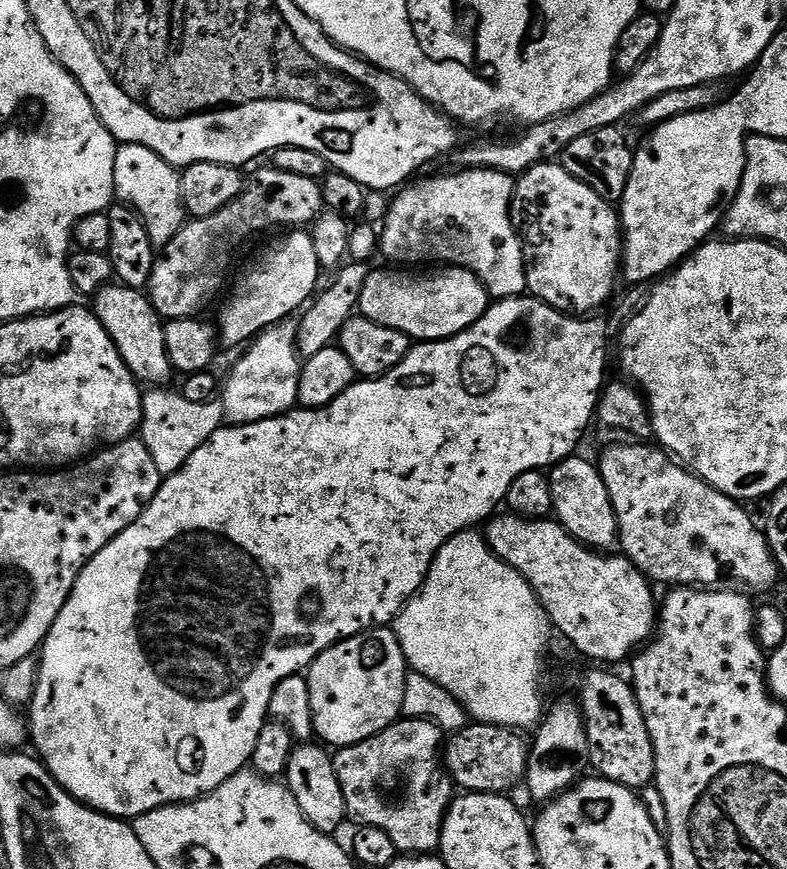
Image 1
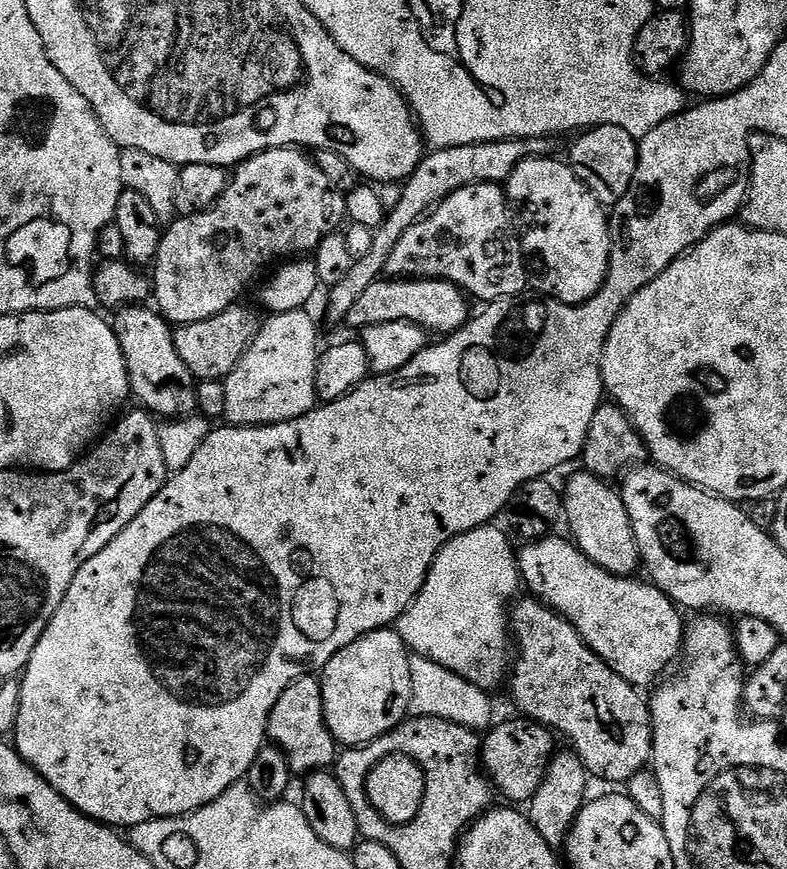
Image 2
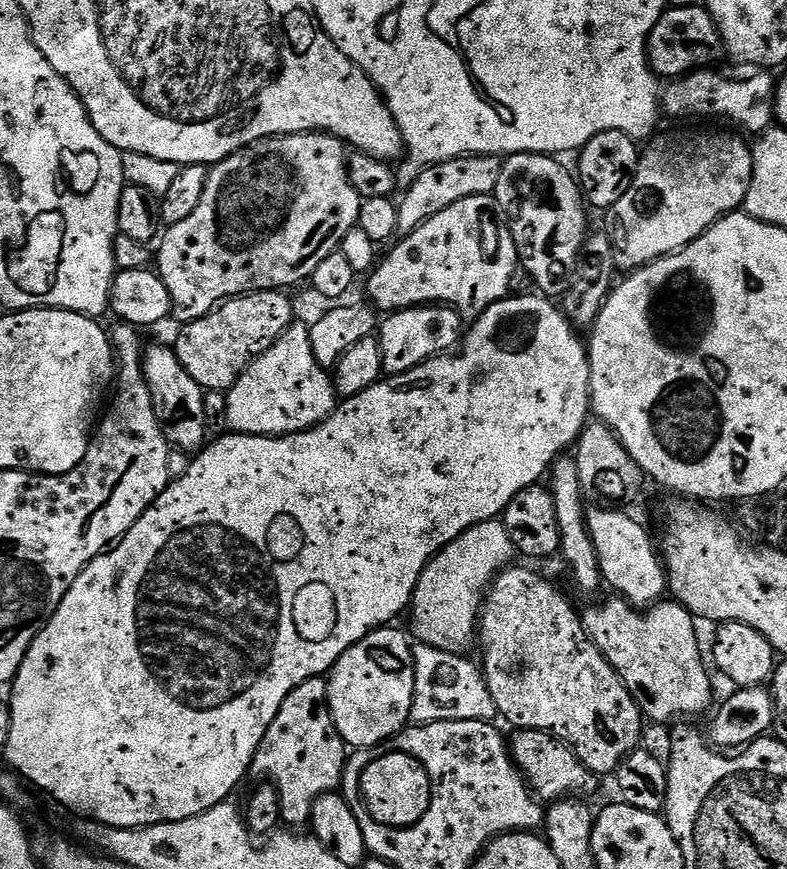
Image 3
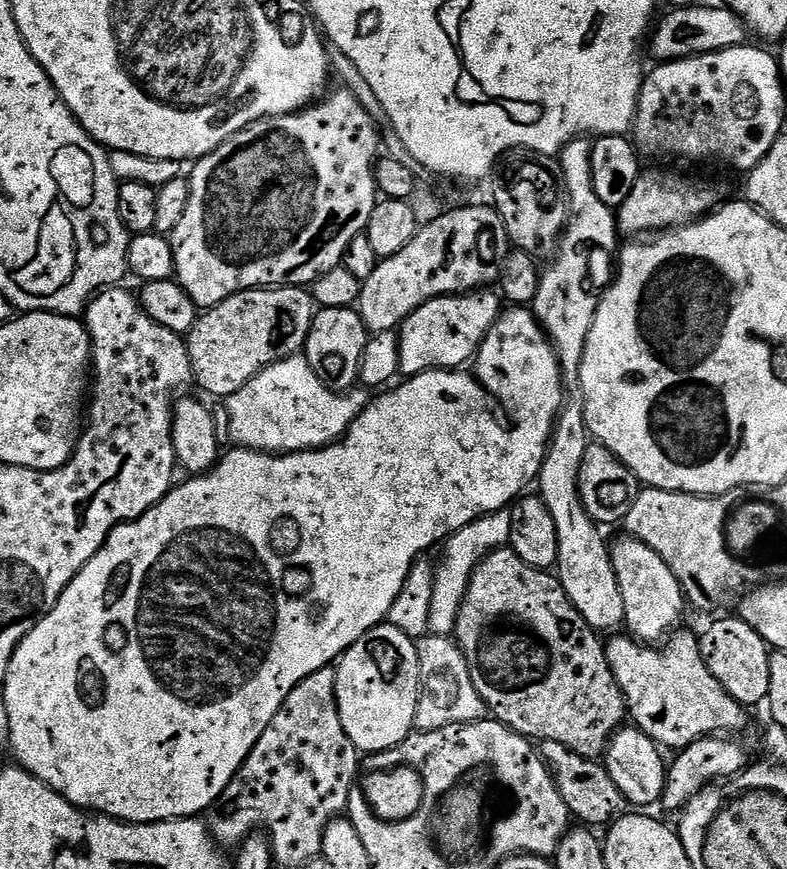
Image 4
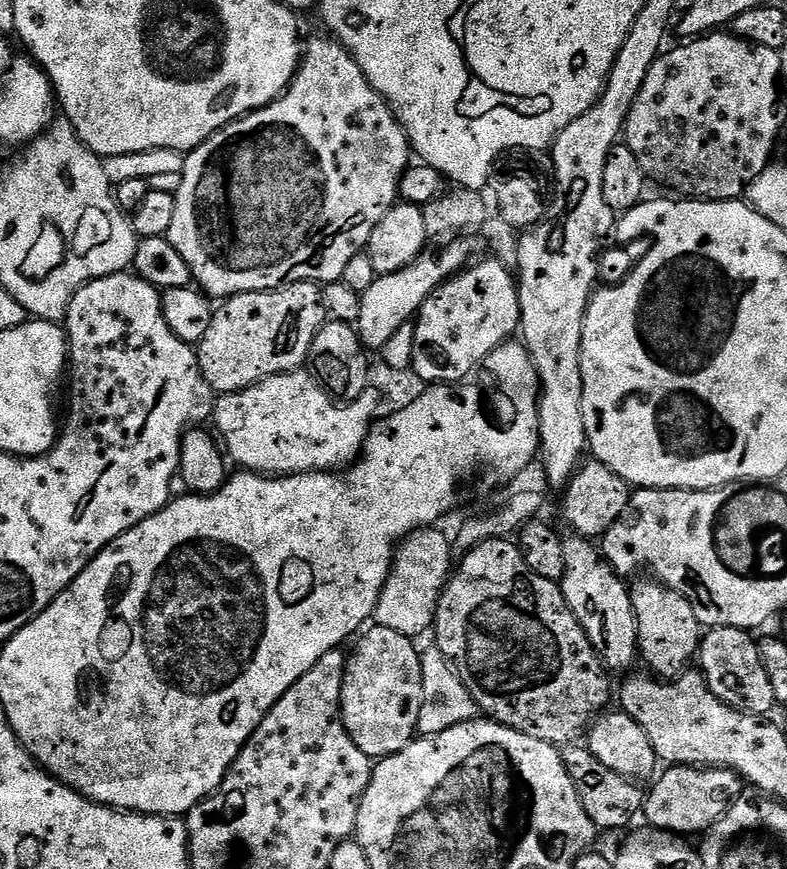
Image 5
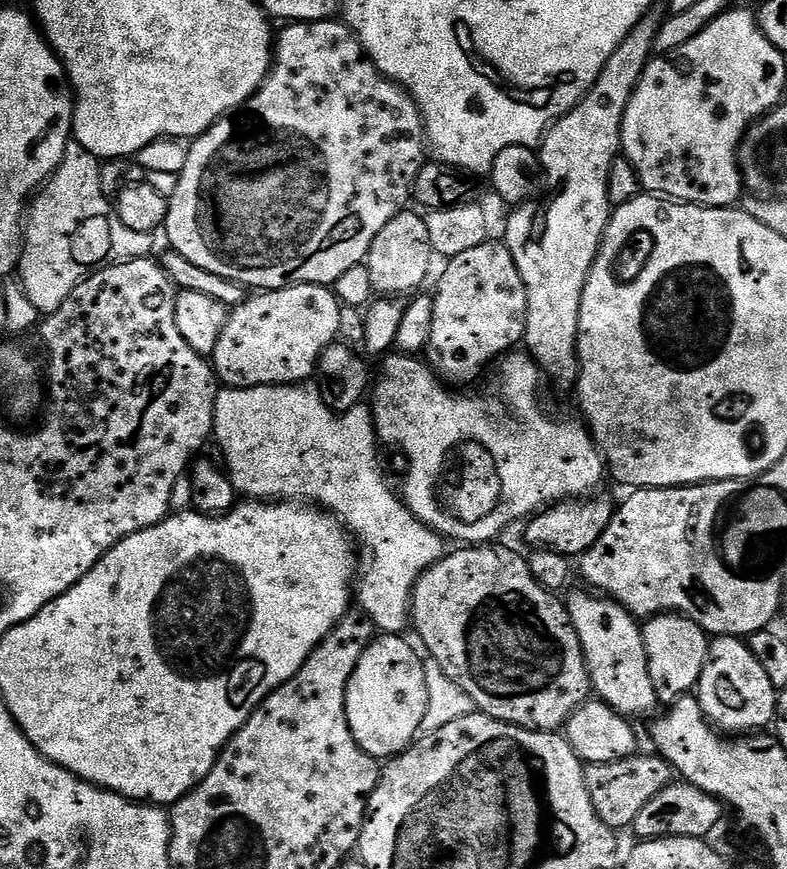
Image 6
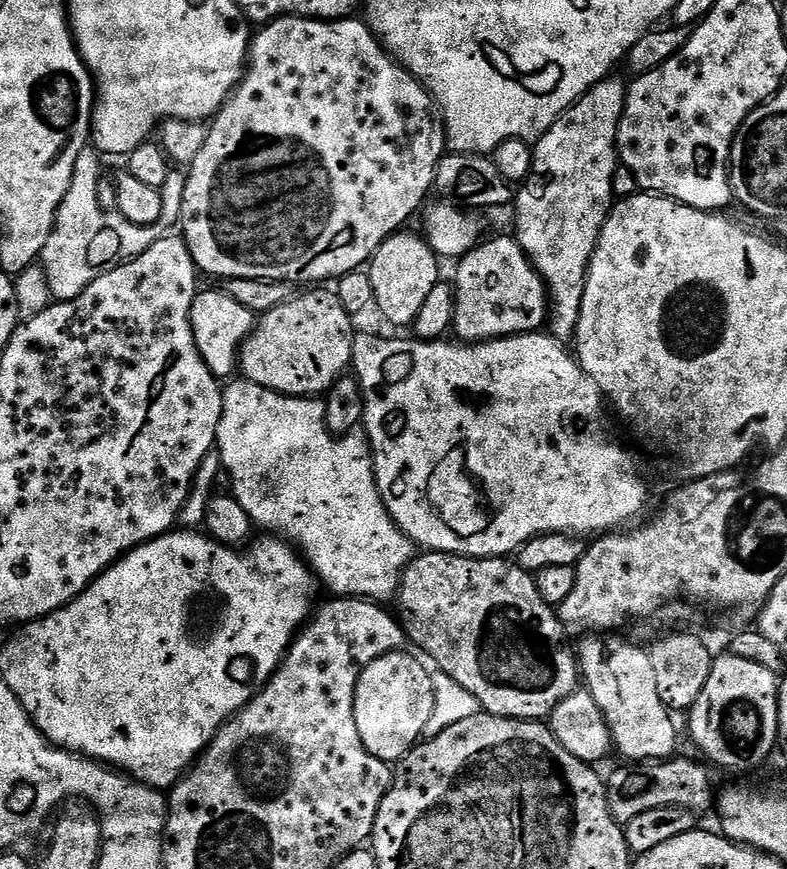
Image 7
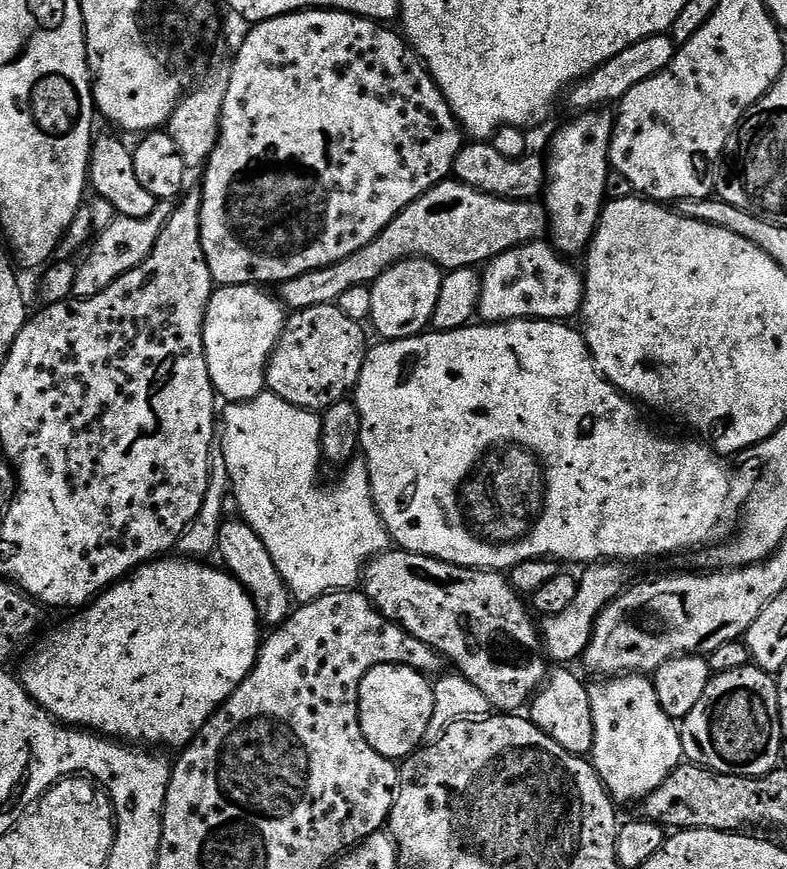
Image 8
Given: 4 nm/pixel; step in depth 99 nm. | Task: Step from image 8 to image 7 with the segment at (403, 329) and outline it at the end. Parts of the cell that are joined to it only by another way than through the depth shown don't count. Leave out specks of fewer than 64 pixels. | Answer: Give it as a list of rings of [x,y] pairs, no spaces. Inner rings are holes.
[[[409,230],[392,233],[378,246],[366,271],[370,278],[370,286],[374,286],[374,308],[384,315],[388,324],[396,328],[415,325],[418,310],[422,310],[423,303],[434,290],[436,284],[441,283],[440,264],[441,257],[428,245],[423,235],[416,236]]]

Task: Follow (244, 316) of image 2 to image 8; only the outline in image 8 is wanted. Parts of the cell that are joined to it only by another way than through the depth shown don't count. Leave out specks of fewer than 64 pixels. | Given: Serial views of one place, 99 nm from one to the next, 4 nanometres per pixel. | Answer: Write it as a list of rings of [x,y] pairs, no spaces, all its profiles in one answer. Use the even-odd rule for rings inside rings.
[[[335,304],[310,306],[310,310],[292,312],[287,317],[284,333],[280,335],[280,340],[276,343],[271,358],[268,359],[267,391],[294,406],[307,408],[309,412],[317,414],[345,399],[355,389],[362,374],[364,358],[368,355],[370,340],[364,337],[364,327],[361,321],[346,318],[346,314],[342,314],[342,310]]]

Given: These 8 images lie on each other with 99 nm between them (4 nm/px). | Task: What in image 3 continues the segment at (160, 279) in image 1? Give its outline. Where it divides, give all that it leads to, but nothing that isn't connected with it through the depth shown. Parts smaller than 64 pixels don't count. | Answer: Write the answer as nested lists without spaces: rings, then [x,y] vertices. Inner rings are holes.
[[[299,132],[289,136],[271,136],[259,140],[211,165],[206,178],[206,190],[202,190],[202,202],[194,206],[194,214],[190,214],[190,218],[185,218],[182,222],[171,225],[159,241],[161,244],[160,252],[158,248],[158,264],[160,260],[158,271],[162,282],[166,282],[166,290],[170,290],[175,319],[180,319],[180,322],[197,320],[213,308],[220,307],[224,301],[231,300],[233,296],[247,296],[249,292],[289,290],[288,288],[302,283],[303,280],[304,283],[311,281],[314,270],[318,270],[318,265],[326,258],[330,258],[330,254],[338,251],[342,238],[346,238],[346,234],[350,234],[350,230],[360,223],[362,198],[356,187],[348,181],[348,162],[346,145],[338,137],[330,136],[326,132]]]

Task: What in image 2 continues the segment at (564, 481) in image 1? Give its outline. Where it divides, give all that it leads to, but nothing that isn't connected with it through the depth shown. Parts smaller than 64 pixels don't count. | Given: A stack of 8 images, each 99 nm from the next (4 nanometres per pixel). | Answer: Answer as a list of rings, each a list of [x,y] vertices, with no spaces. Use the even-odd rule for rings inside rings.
[[[579,470],[568,481],[565,482],[564,488],[562,484],[562,516],[568,520],[568,528],[571,539],[577,548],[581,548],[586,554],[586,558],[590,558],[598,566],[602,566],[602,570],[606,570],[615,576],[632,576],[635,568],[641,567],[640,551],[636,545],[634,538],[634,530],[630,526],[630,514],[626,514],[626,506],[624,499],[620,497],[619,491],[609,481],[601,480],[590,471]]]

